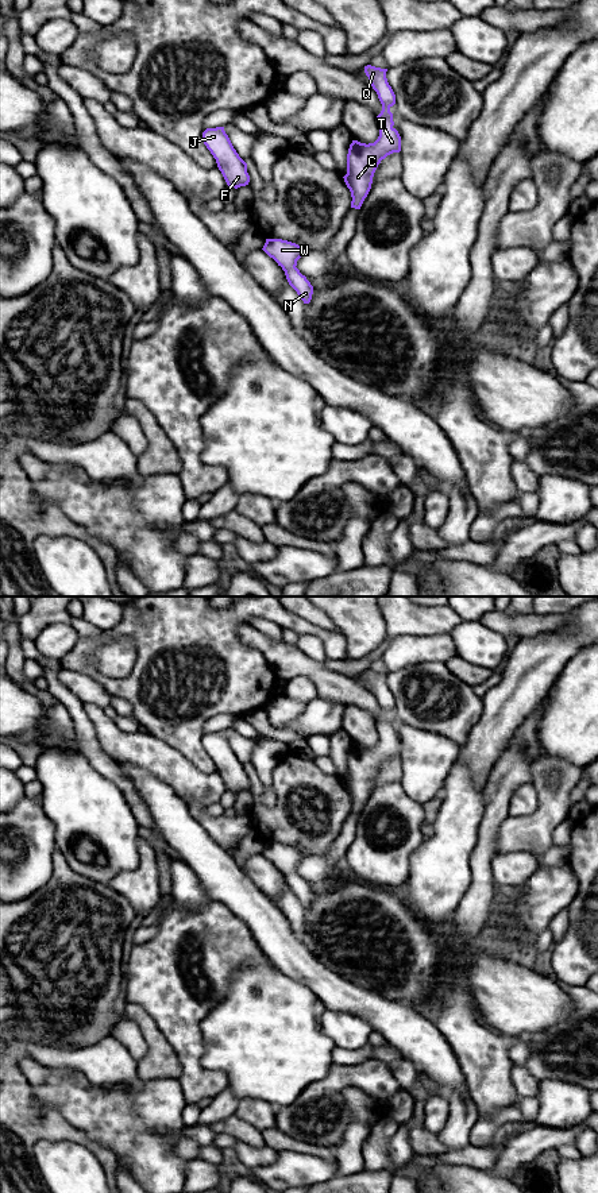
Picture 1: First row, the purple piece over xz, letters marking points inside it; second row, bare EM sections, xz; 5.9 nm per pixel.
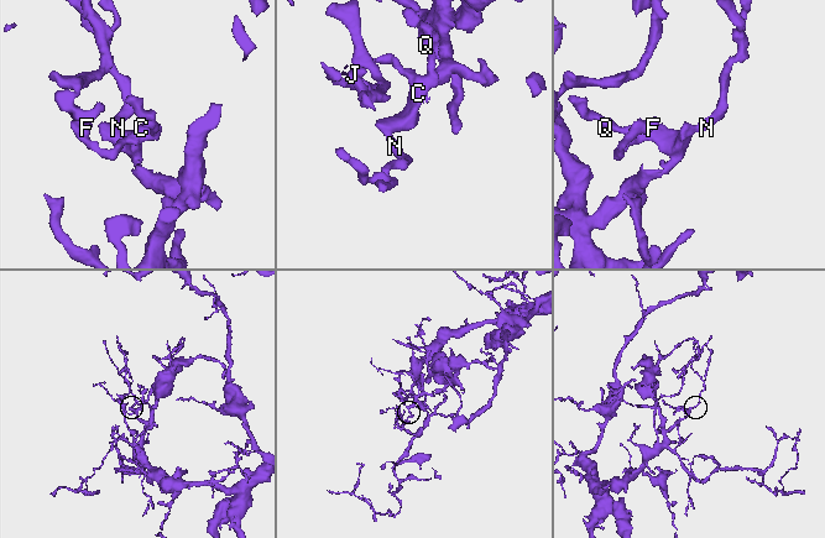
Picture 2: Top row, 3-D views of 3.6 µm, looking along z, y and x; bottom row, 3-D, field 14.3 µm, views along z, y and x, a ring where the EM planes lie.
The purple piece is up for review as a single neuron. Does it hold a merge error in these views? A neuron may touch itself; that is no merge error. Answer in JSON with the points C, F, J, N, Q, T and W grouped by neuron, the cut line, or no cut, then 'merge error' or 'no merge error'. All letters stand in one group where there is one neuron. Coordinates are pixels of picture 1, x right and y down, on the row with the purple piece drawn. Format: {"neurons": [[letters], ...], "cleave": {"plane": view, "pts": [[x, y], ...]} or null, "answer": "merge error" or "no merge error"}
{"neurons": [["C", "F", "J", "N", "Q", "T", "W"]], "cleave": null, "answer": "no merge error"}

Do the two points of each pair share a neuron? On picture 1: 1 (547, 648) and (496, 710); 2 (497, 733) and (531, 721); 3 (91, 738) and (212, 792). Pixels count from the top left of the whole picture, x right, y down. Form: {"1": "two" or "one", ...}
{"1": "one", "2": "one", "3": "two"}

